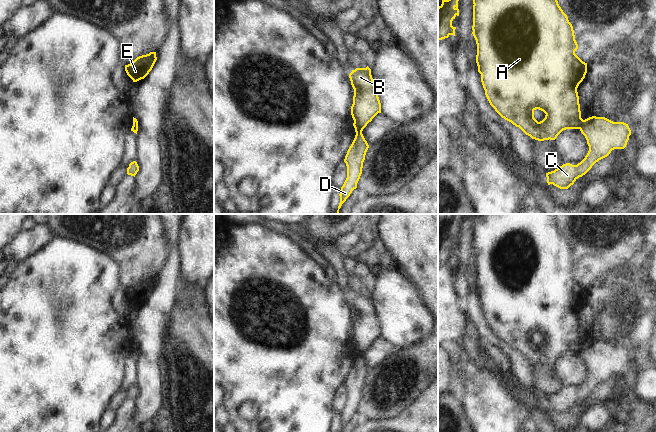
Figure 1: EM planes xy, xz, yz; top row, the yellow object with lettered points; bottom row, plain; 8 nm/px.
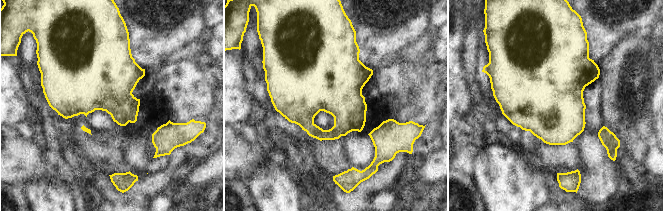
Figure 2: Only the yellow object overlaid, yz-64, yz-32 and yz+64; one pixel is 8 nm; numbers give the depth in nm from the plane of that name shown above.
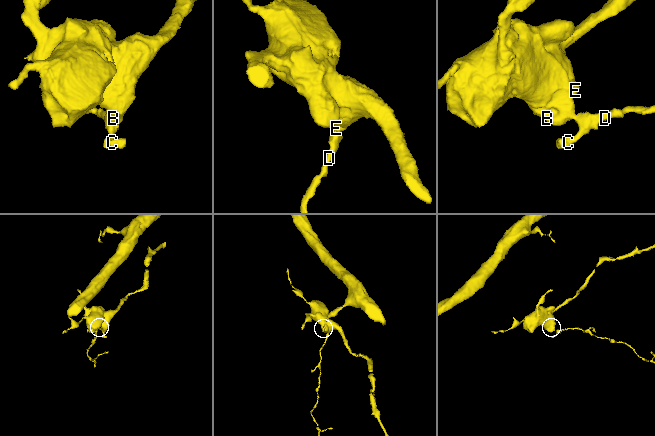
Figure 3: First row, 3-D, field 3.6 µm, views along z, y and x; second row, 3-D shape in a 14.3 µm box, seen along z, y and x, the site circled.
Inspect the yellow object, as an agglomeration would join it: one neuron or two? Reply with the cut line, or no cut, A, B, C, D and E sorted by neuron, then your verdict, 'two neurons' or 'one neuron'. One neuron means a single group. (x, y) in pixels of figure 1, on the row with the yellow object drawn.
yz (583, 120), (579, 128) | A B E / C D | two neurons

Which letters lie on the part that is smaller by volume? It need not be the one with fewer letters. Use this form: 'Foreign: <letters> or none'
Foreign: C, D

